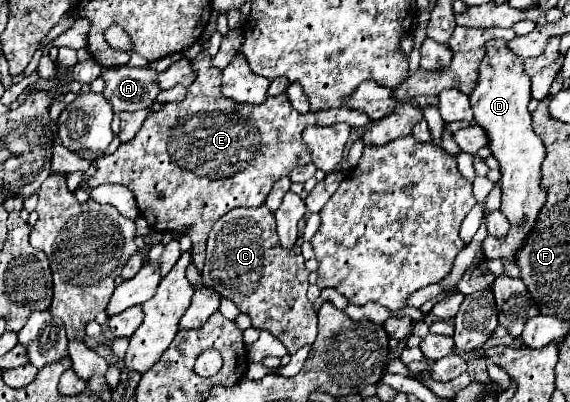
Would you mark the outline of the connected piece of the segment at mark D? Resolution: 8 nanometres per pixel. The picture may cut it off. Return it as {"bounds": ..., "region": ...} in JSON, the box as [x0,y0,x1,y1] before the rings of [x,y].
{"bounds":[469,39,547,259],"region":[[[495,39],[485,43],[487,57],[481,61],[477,87],[469,95],[471,109],[475,113],[475,123],[485,129],[489,139],[489,149],[493,157],[499,161],[501,171],[501,209],[509,219],[509,233],[503,239],[487,237],[483,241],[487,259],[515,259],[517,251],[523,247],[529,237],[533,223],[537,221],[539,211],[545,205],[547,191],[541,185],[541,163],[545,159],[545,147],[541,139],[535,135],[531,125],[531,113],[527,103],[531,101],[531,79],[523,73],[523,59],[511,55],[507,49],[507,41]]]}

